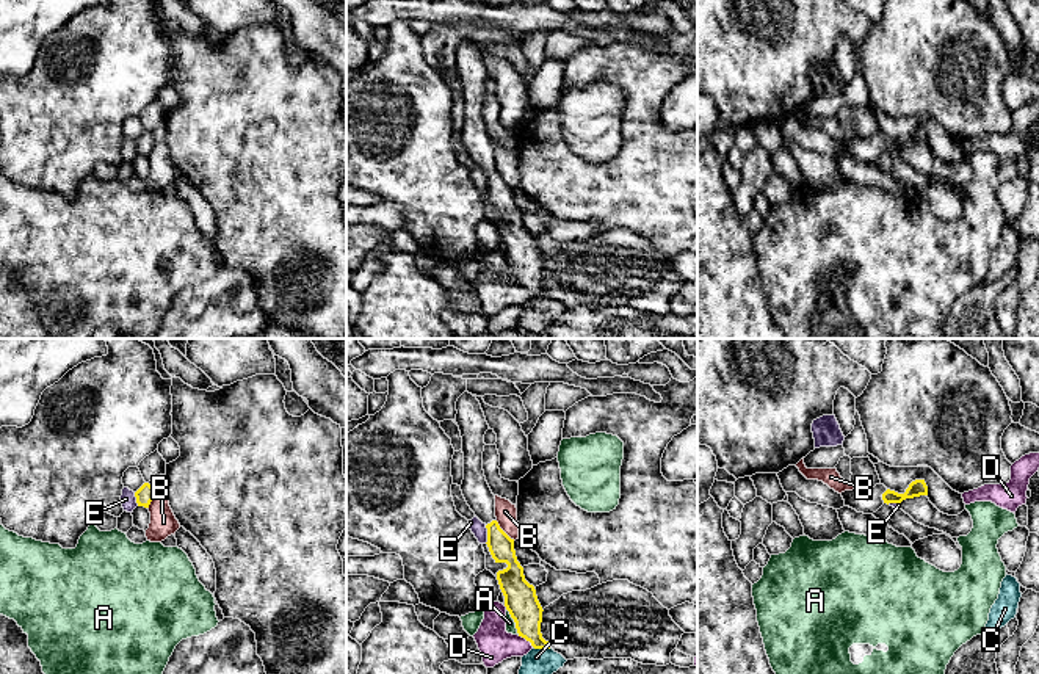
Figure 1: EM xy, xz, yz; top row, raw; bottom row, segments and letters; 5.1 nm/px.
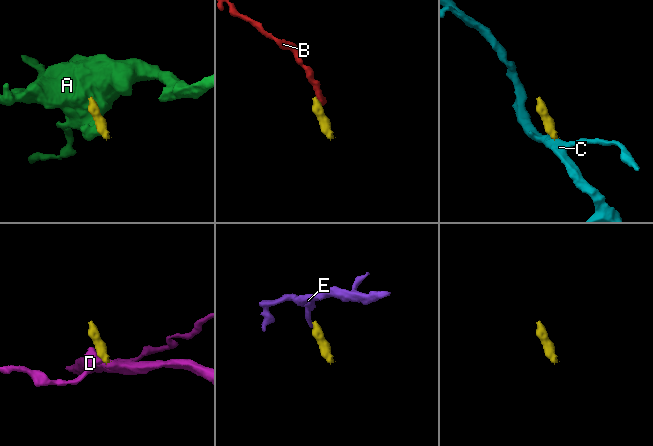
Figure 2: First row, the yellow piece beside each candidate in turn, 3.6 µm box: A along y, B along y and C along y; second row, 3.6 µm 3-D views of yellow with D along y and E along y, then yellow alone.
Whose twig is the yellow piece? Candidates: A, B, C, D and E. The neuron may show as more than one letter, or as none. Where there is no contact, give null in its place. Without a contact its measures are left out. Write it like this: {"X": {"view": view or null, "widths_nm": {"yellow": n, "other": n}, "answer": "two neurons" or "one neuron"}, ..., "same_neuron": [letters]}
{"A": {"view": "xz", "widths_nm": {"yellow": 170, "other": 50}, "answer": "two neurons"}, "B": {"view": "xz", "widths_nm": {"yellow": 130, "other": 110}, "answer": "two neurons"}, "C": {"view": "xz", "widths_nm": {"yellow": 160, "other": 170}, "answer": "two neurons"}, "D": {"view": "xz", "widths_nm": {"yellow": 170, "other": 180}, "answer": "two neurons"}, "E": {"view": "xz", "widths_nm": {"yellow": 130, "other": 80}, "answer": "two neurons"}, "same_neuron": []}

